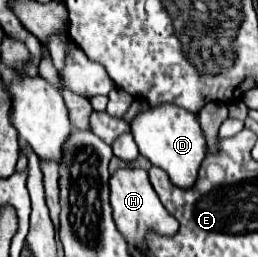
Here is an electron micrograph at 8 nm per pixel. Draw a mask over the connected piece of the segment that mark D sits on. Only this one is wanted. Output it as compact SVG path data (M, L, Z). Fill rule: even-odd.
M169 103L151 107L149 111L139 113L133 119L131 135L139 147L139 153L147 157L155 167L161 167L169 175L173 185L181 189L191 189L195 185L199 167L207 155L207 143L195 115Z

